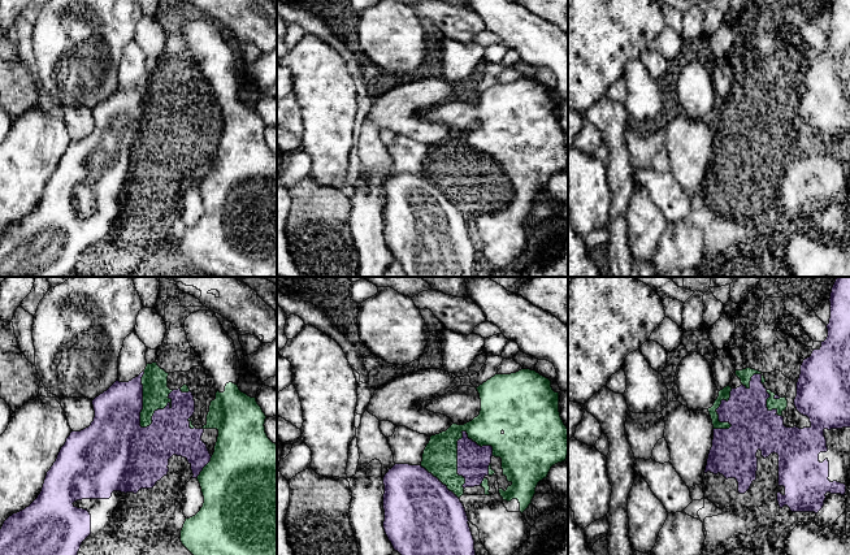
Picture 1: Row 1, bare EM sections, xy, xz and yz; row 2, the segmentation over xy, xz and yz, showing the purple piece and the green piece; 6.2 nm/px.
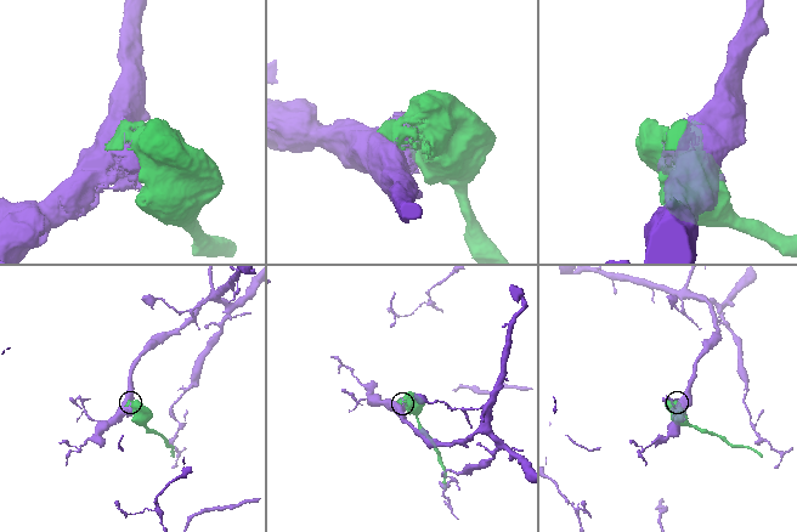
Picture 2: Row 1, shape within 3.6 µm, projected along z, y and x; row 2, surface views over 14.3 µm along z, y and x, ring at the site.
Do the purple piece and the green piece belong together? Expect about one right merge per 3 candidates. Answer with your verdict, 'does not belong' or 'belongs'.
does not belong

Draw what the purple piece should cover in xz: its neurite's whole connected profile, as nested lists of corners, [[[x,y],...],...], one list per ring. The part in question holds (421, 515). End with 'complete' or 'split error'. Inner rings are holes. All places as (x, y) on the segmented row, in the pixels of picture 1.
[[[395,464],[383,477],[383,529],[400,555],[476,555],[460,499],[421,465]]]; complete

